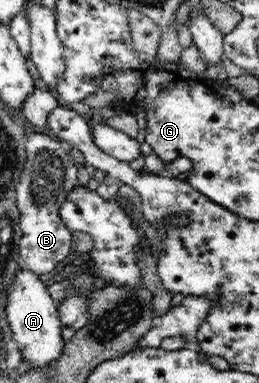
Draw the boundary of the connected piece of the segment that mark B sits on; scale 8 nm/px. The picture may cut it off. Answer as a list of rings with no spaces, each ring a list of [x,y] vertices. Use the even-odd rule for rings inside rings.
[[[34,133],[26,141],[26,164],[16,186],[16,207],[19,209],[19,226],[22,232],[20,240],[20,254],[22,265],[33,275],[49,274],[57,268],[67,257],[76,256],[74,243],[71,240],[71,231],[61,216],[61,207],[66,203],[75,186],[79,185],[77,173],[79,165],[71,157],[71,144],[55,138],[50,133]]]

